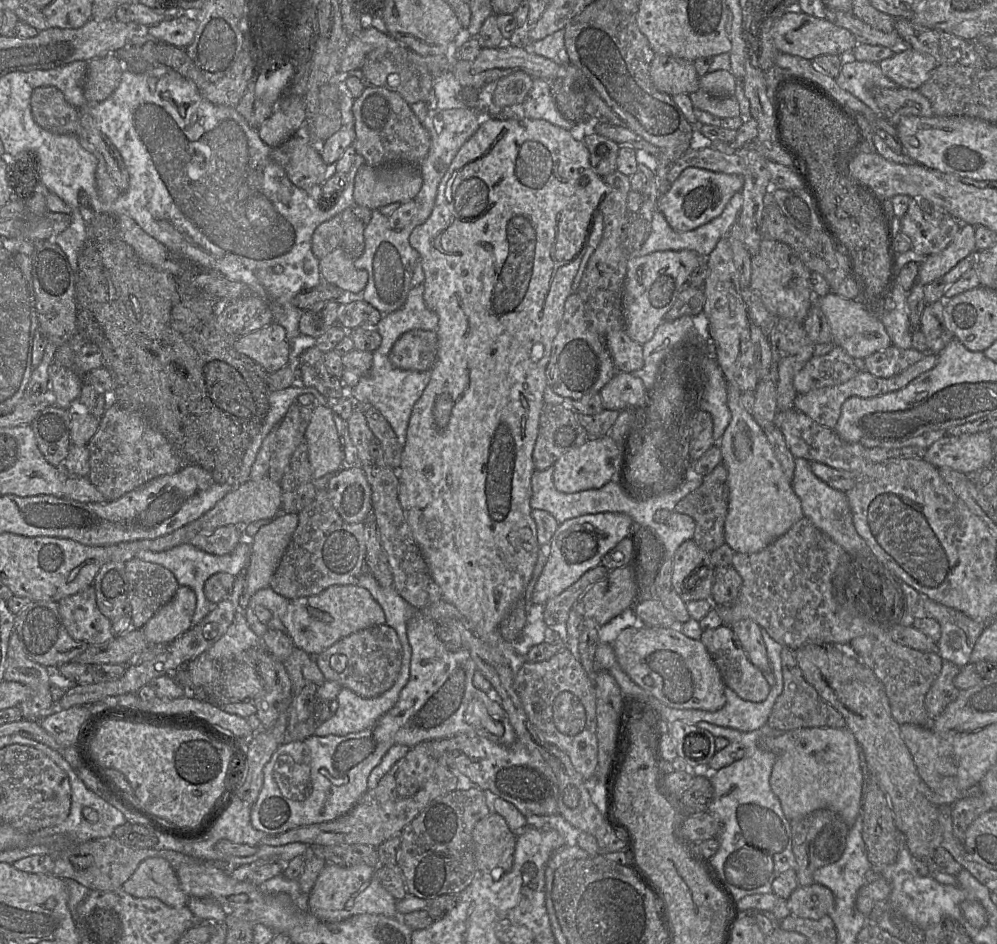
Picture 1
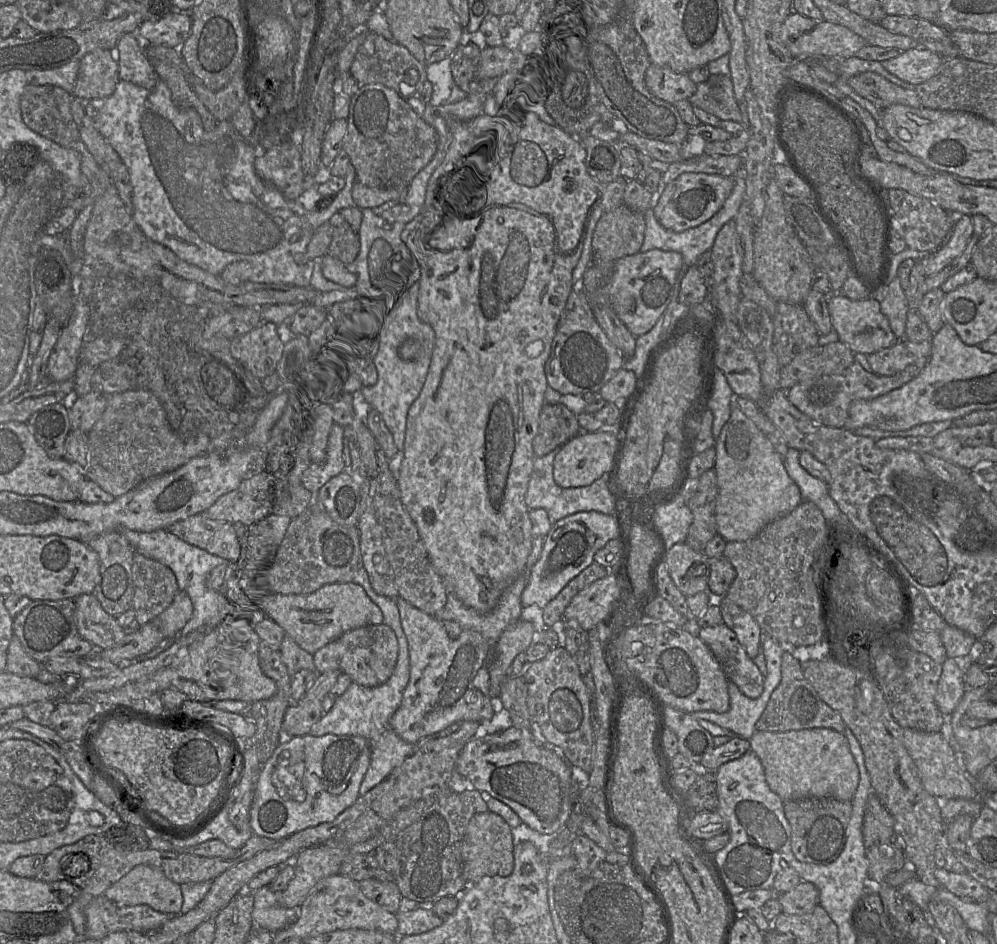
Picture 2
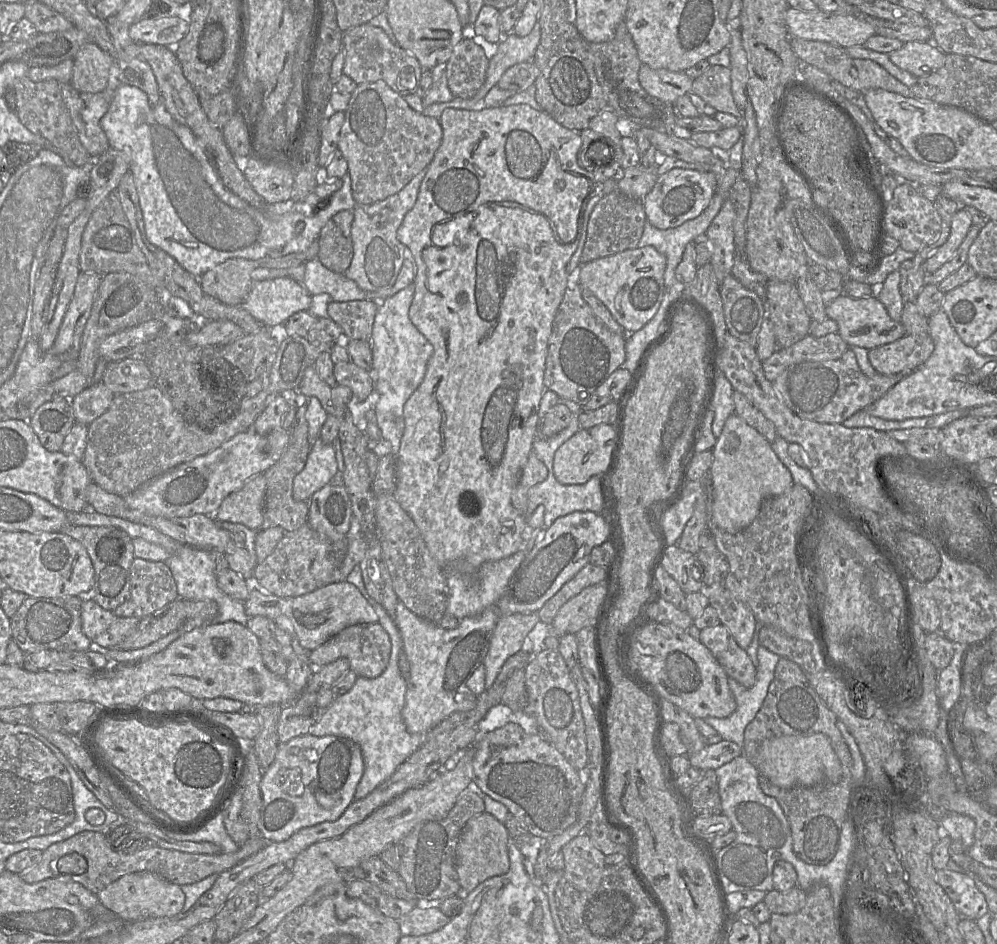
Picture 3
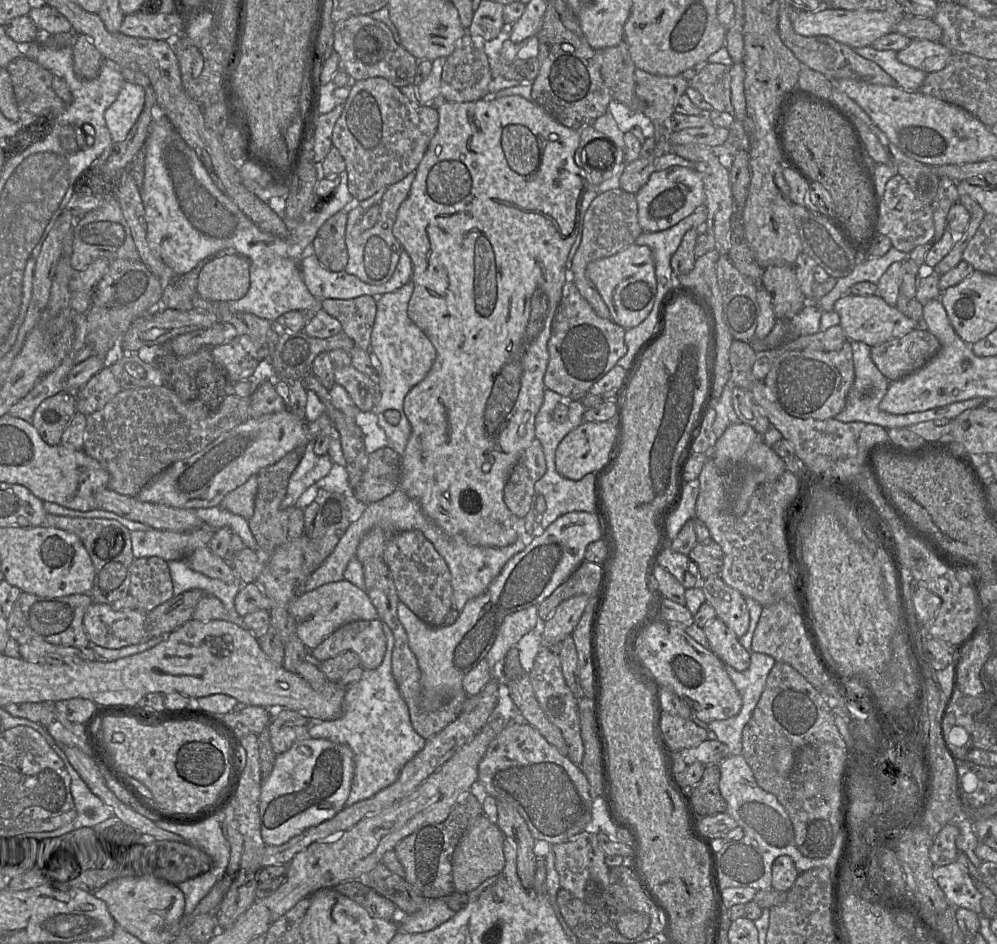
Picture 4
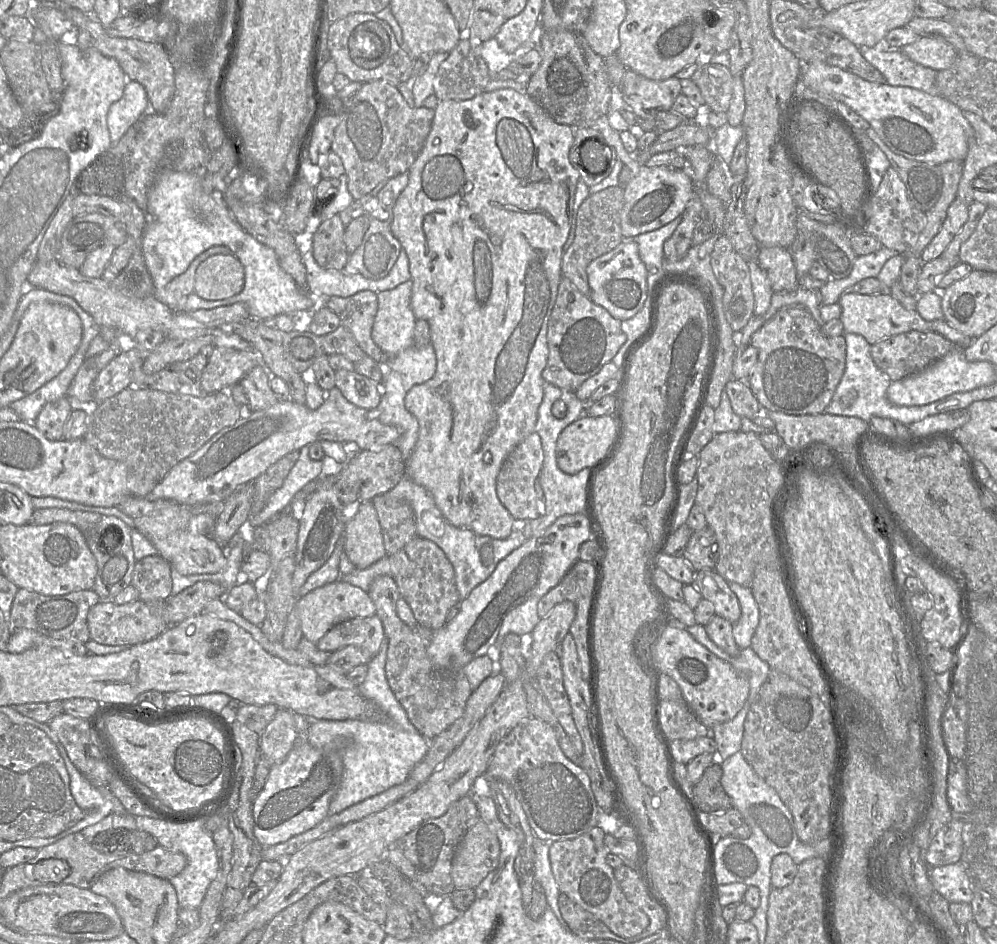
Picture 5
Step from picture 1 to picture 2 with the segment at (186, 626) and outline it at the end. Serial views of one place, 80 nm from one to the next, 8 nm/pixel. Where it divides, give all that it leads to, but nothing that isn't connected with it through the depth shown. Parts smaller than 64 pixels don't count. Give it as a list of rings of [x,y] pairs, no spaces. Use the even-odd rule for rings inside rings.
[[[178,591],[172,603],[152,620],[164,638],[174,637],[191,619],[193,604],[184,591]]]

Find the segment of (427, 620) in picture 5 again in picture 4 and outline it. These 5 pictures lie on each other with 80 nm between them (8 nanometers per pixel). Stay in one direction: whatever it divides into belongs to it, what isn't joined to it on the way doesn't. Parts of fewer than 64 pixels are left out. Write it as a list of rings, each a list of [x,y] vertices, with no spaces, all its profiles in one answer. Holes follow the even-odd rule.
[[[419,530],[394,534],[386,543],[382,556],[399,597],[418,618],[432,627],[443,626],[452,606],[451,574],[443,557]]]

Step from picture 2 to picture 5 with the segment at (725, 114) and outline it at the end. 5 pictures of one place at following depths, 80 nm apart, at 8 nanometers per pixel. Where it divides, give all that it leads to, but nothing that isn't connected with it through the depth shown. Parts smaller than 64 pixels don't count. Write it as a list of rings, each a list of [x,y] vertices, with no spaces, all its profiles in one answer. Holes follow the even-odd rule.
[[[700,64],[691,76],[709,110],[726,113],[733,92],[733,75],[721,64]]]

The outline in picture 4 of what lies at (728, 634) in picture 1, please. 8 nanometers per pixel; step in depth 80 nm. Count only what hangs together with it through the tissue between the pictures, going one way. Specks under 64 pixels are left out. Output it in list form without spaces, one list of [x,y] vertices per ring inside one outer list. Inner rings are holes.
[[[717,617],[704,628],[711,651],[724,663],[742,672],[749,668],[750,655],[739,643],[736,634]]]

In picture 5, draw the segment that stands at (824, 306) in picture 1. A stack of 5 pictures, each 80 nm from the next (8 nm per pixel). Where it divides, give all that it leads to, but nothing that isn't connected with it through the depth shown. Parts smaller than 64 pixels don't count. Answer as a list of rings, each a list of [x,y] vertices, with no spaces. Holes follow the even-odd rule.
[[[884,289],[883,292],[874,295],[843,293],[838,303],[842,308],[840,319],[843,323],[844,332],[862,335],[871,346],[897,334],[913,330],[938,333],[962,350],[972,345],[976,339],[957,331],[945,319],[924,320],[917,310],[905,309],[890,295],[889,289]]]

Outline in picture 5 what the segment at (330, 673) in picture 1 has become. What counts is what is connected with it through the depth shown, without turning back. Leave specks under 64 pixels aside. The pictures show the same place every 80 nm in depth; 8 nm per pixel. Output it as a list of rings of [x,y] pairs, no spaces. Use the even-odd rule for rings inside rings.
[[[375,614],[353,618],[332,627],[317,643],[319,650],[333,653],[345,646],[356,646],[374,657],[385,639],[383,624]]]

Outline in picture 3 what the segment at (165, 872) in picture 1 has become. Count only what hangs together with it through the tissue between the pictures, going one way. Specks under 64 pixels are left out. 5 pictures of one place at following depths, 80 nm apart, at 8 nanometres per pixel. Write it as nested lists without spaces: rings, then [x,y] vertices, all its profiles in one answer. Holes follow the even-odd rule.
[[[148,871],[126,874],[101,890],[97,896],[103,907],[125,923],[148,918],[173,917],[182,912],[185,903],[181,886]]]

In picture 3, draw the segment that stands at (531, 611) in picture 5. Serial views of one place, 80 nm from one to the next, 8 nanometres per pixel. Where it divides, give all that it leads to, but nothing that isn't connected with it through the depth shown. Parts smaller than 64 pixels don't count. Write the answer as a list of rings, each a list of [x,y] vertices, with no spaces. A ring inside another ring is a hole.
[[[537,612],[514,613],[500,618],[483,661],[485,689],[492,686],[505,661],[521,650],[525,637],[538,621]]]

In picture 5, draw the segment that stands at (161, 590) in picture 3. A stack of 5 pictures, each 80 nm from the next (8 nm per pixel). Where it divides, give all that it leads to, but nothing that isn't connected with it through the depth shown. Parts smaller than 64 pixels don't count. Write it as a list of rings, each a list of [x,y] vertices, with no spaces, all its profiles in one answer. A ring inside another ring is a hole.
[[[158,554],[137,560],[132,572],[131,585],[137,589],[139,599],[144,602],[167,600],[171,596],[172,588],[170,570],[170,563]]]

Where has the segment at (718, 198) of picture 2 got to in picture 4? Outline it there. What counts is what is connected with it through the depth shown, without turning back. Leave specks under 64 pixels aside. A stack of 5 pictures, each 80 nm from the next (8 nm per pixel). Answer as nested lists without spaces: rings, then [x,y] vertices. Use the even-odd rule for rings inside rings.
[[[680,166],[654,171],[635,197],[638,223],[643,232],[668,229],[691,215],[705,201],[704,186],[700,175],[694,169]]]

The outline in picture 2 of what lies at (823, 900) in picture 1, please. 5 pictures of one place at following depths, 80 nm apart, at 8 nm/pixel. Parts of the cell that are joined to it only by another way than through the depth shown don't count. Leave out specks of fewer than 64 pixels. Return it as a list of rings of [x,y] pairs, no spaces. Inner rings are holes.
[[[801,881],[790,891],[777,893],[776,898],[781,904],[782,913],[803,915],[812,912],[819,904],[819,891],[814,884]]]

